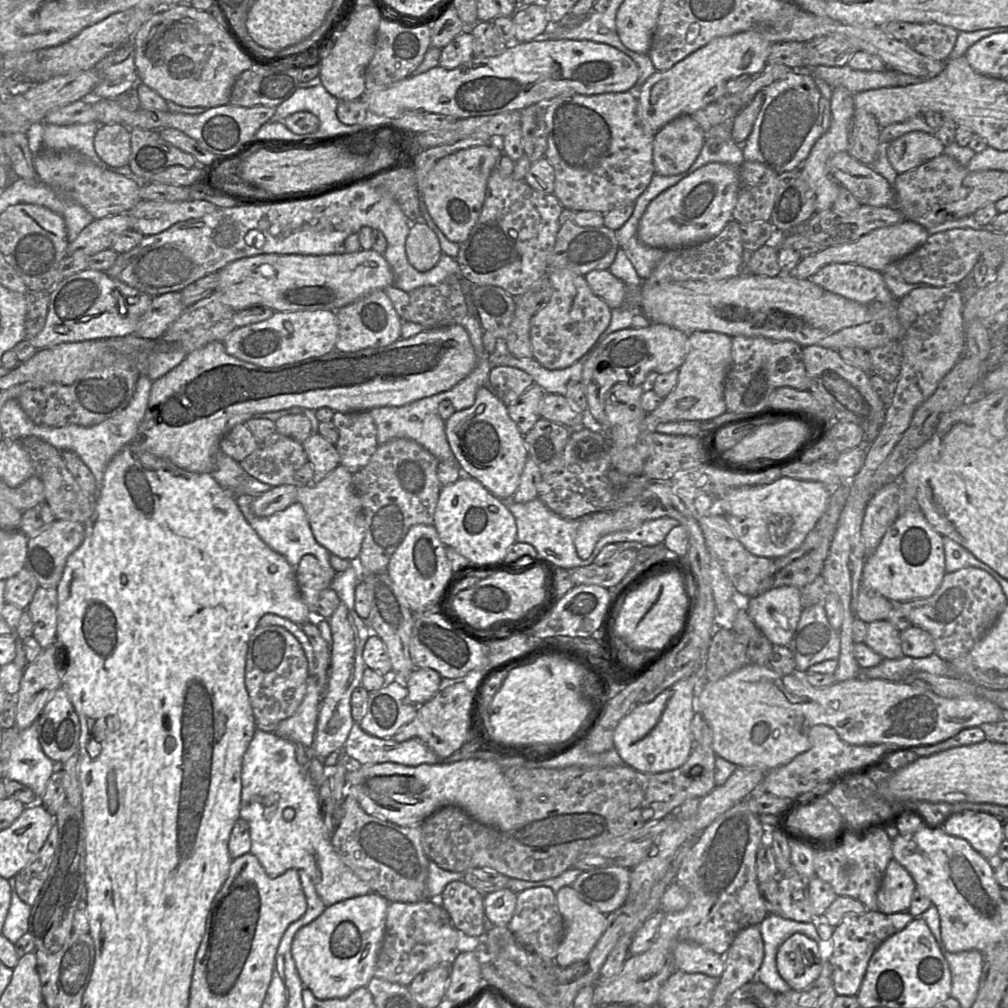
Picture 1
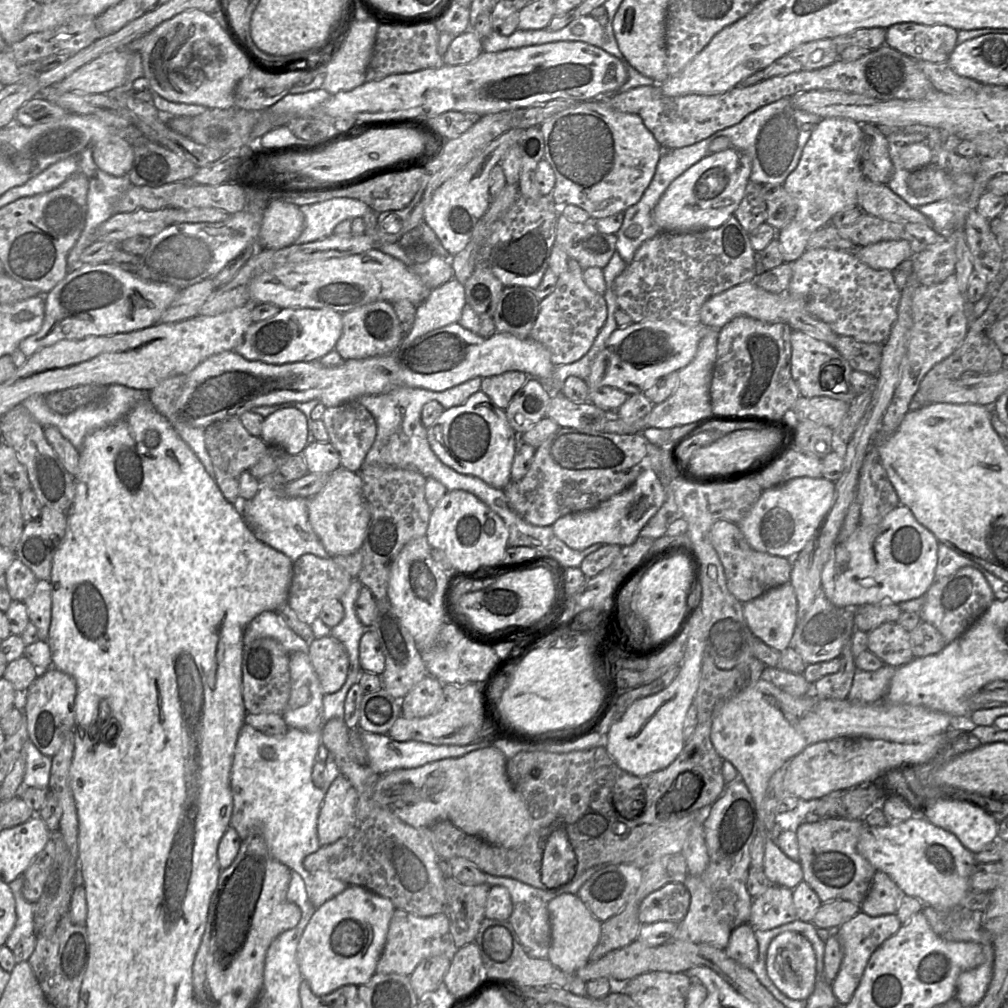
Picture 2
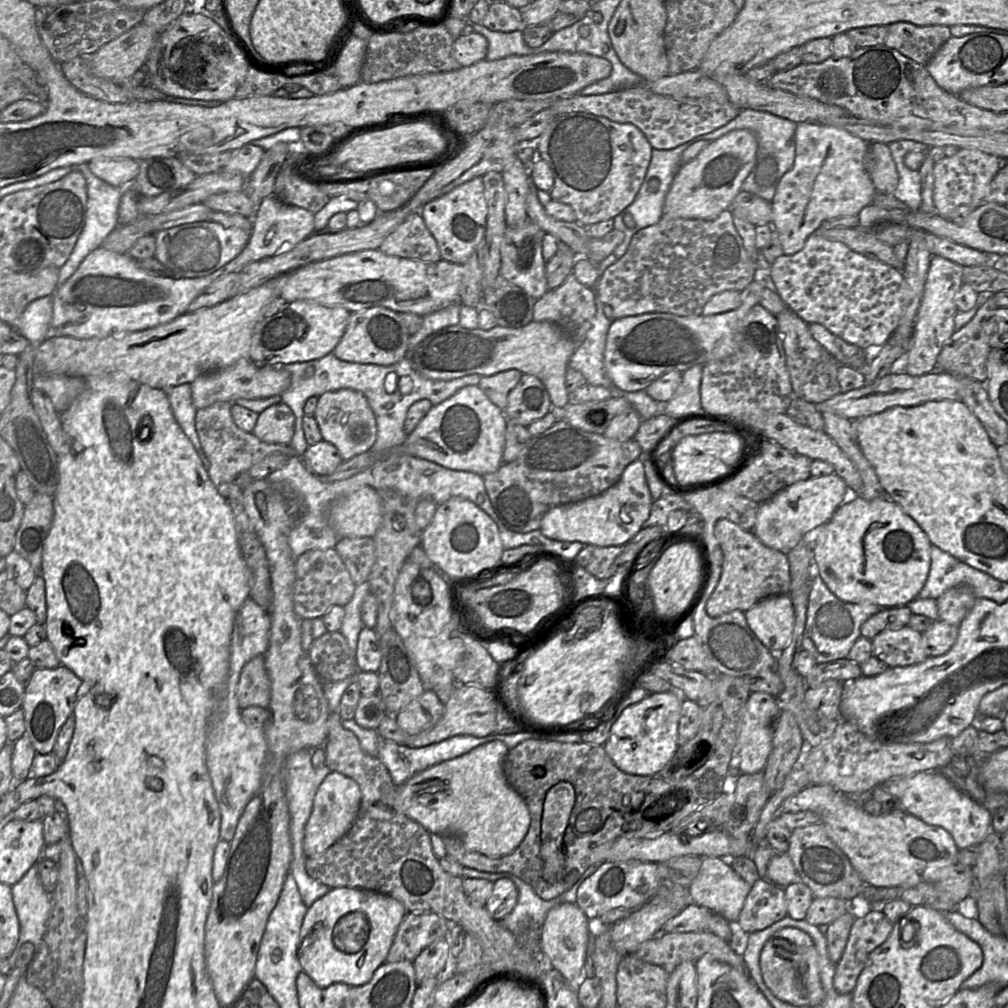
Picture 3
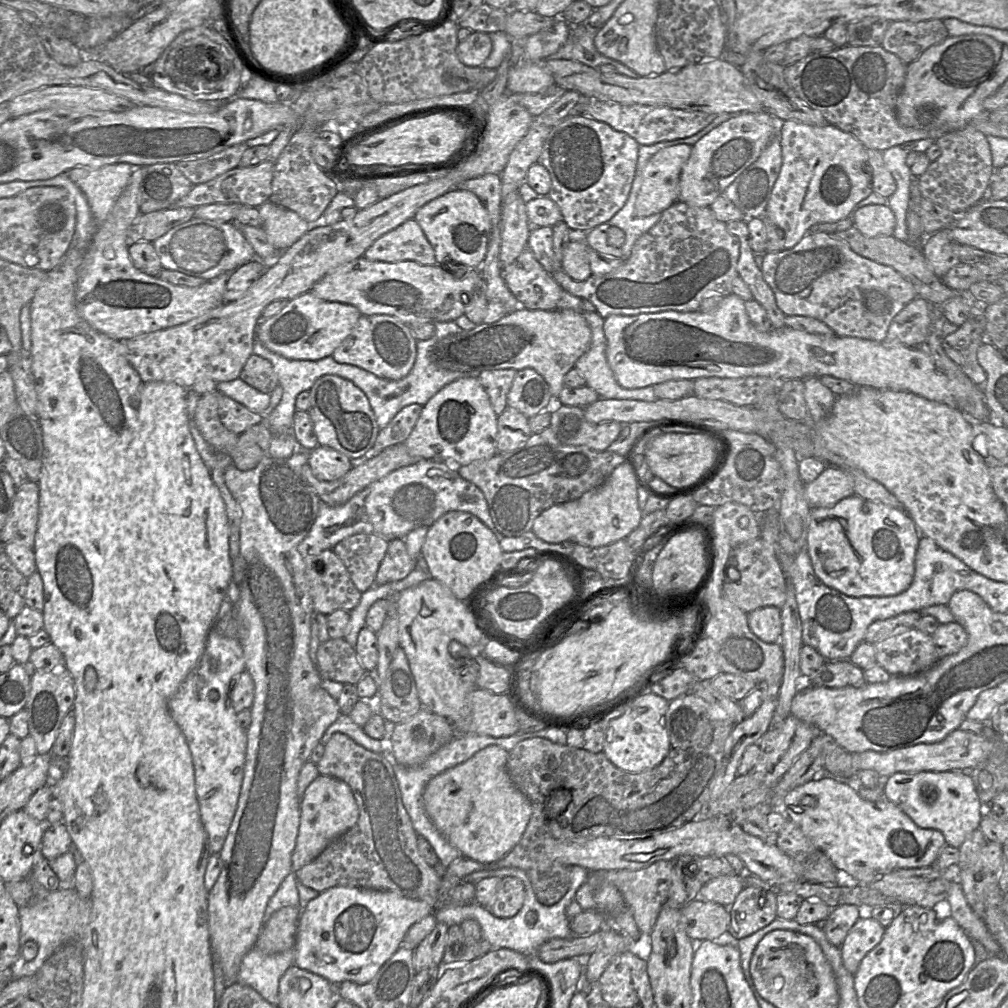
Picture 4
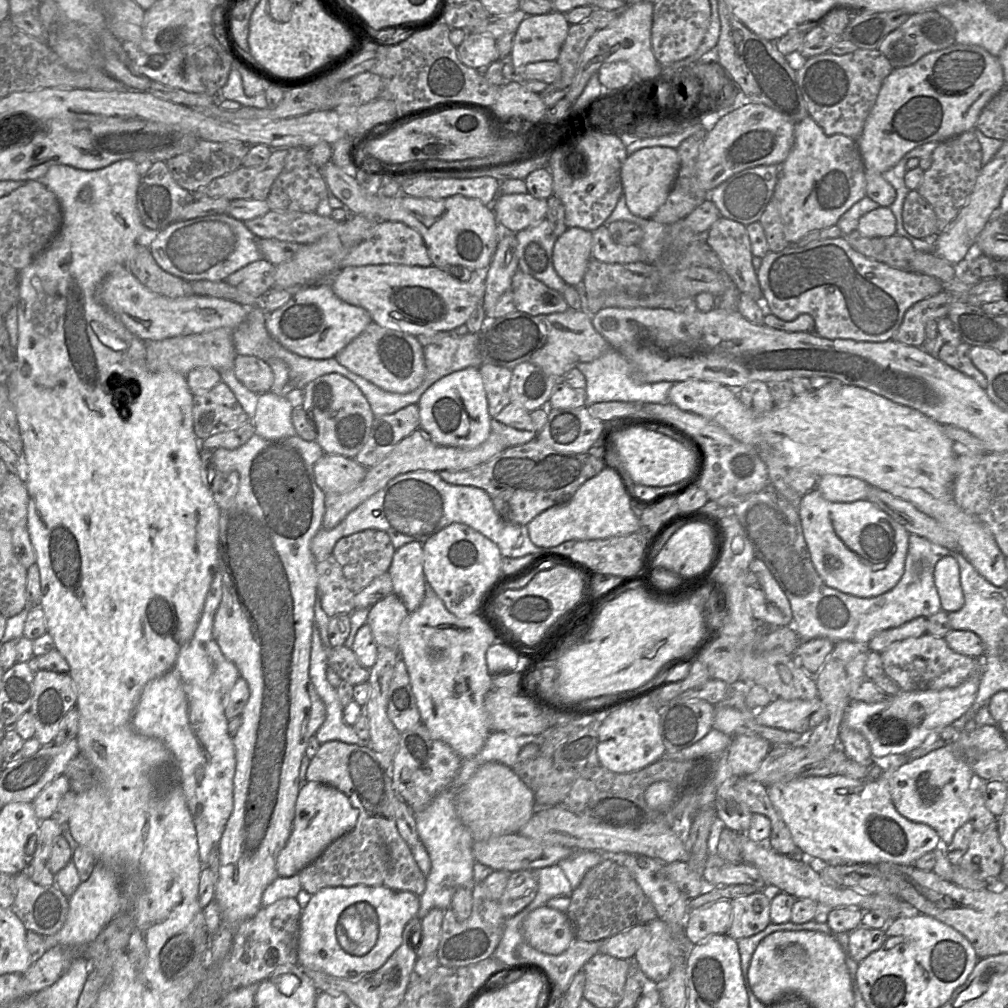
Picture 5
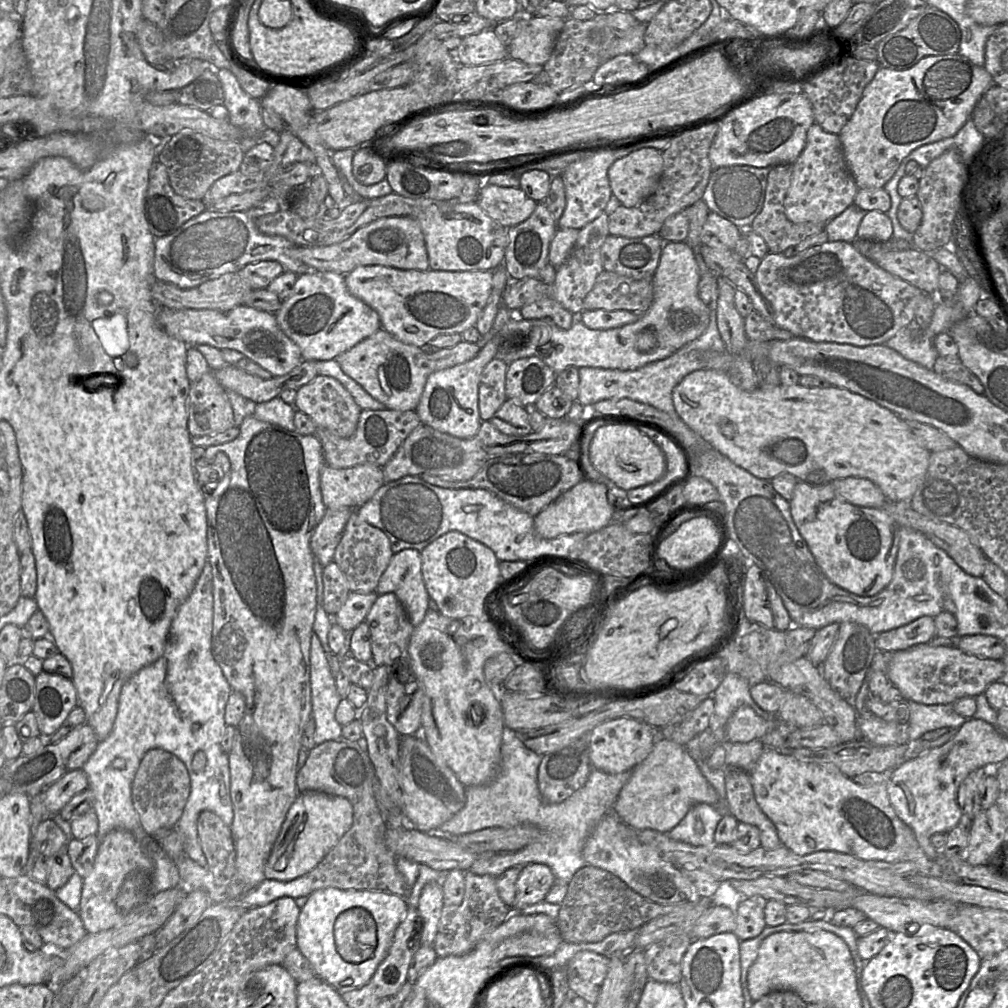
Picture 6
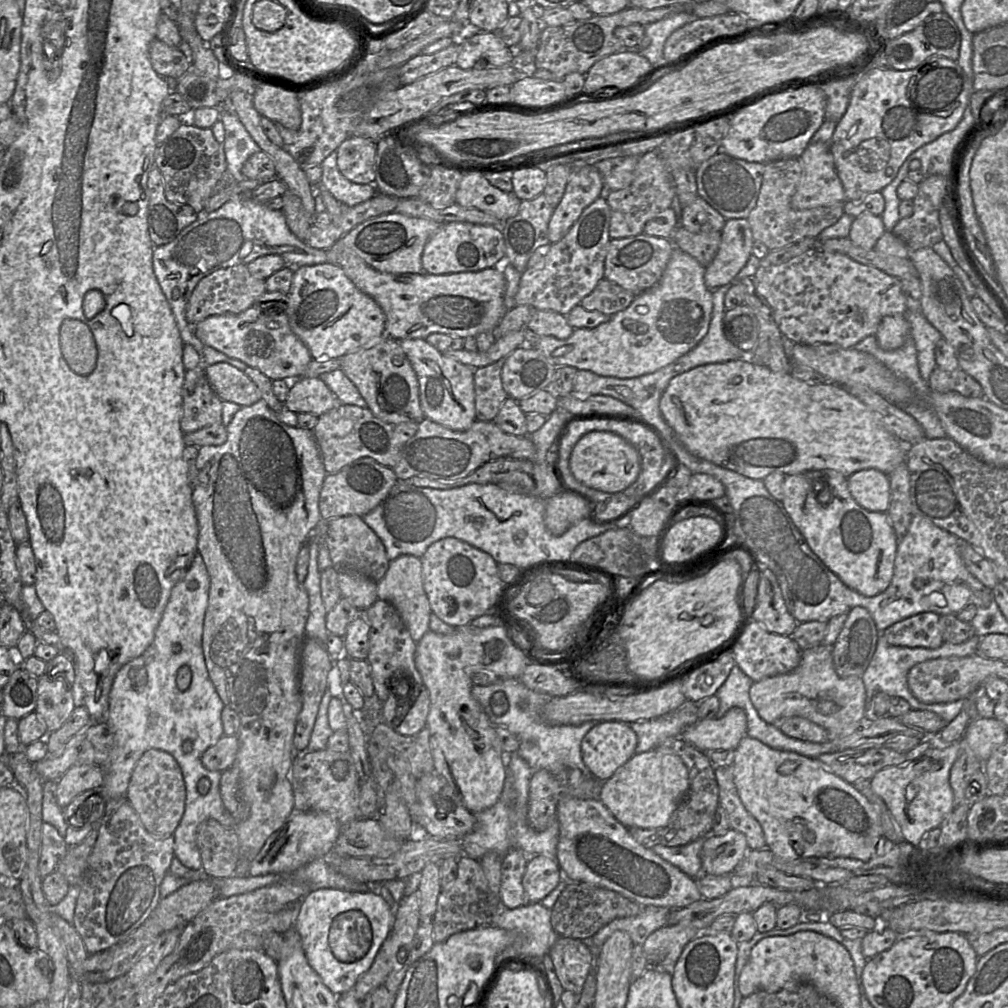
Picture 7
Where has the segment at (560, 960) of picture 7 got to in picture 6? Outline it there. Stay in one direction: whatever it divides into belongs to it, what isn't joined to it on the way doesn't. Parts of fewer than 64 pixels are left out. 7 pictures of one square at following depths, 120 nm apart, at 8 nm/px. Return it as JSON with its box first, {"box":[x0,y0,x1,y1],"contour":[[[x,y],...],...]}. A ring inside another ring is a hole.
{"box":[564,951,610,1005],"contour":[[[592,951],[576,953],[564,967],[571,994],[594,1005],[607,975],[609,963],[610,957]]]}

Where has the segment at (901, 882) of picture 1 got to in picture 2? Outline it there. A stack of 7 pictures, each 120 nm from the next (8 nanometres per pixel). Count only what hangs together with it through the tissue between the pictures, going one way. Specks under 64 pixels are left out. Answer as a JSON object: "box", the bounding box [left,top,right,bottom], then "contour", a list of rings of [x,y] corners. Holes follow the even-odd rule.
{"box":[860,871,903,917],"contour":[[[876,871],[870,890],[860,905],[861,911],[872,917],[895,914],[903,895],[886,873]]]}

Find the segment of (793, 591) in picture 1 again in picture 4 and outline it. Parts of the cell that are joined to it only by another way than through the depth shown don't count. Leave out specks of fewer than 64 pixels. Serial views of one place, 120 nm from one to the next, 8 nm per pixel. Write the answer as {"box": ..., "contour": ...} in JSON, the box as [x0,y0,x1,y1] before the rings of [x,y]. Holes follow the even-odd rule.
{"box":[748,606,782,643],"contour":[[[766,606],[748,613],[751,631],[766,643],[779,643],[782,632],[781,609]]]}

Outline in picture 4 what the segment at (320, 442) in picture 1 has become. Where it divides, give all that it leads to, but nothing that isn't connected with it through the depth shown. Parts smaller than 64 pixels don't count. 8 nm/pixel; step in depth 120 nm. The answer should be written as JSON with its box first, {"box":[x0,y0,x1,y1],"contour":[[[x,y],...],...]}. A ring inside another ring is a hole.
{"box":[308,446,352,481],"contour":[[[316,446],[308,454],[313,475],[321,481],[334,481],[343,477],[352,468],[351,460],[331,448]]]}

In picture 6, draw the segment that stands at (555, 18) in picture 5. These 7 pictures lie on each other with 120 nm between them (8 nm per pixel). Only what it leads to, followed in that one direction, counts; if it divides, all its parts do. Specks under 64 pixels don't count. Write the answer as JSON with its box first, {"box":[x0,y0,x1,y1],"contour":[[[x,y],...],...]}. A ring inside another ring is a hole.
{"box":[508,14,565,65],"contour":[[[519,14],[518,30],[509,44],[508,56],[527,64],[544,65],[565,19]]]}

